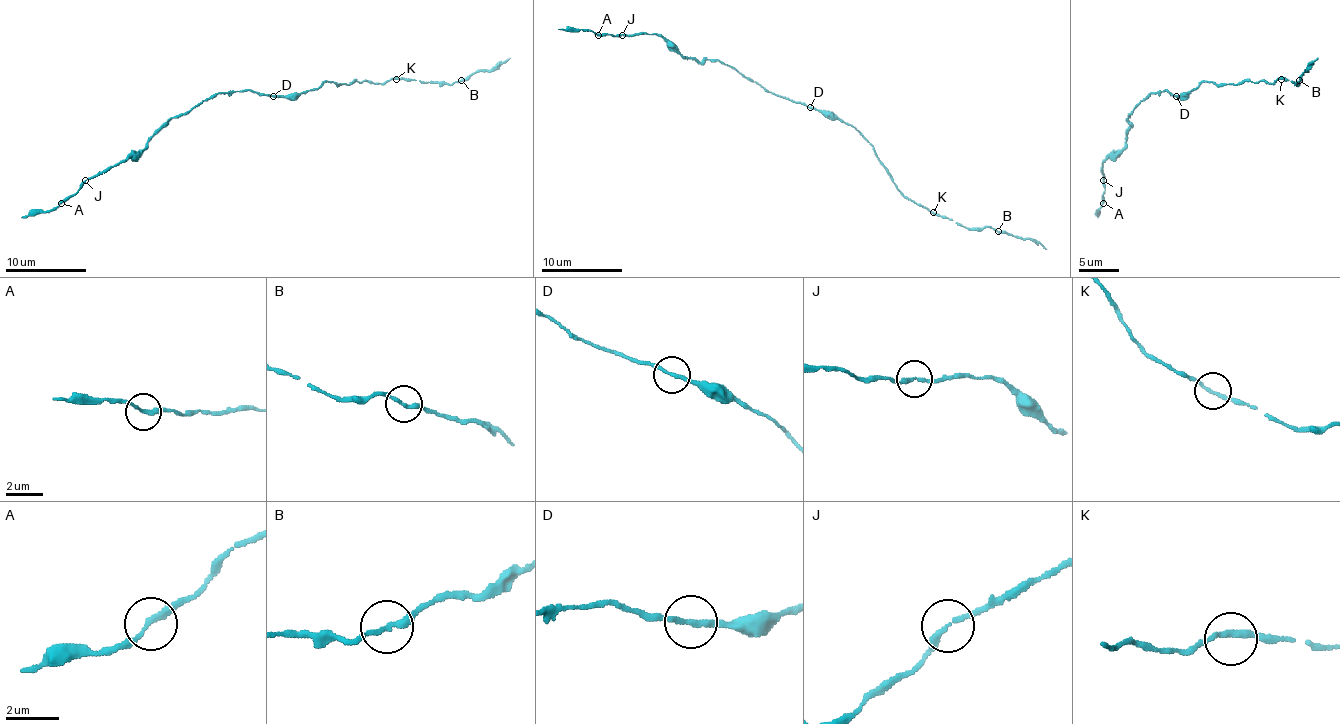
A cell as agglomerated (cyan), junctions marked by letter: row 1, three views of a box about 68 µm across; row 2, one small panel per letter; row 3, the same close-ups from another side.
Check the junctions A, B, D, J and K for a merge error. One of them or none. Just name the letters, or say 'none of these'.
B

